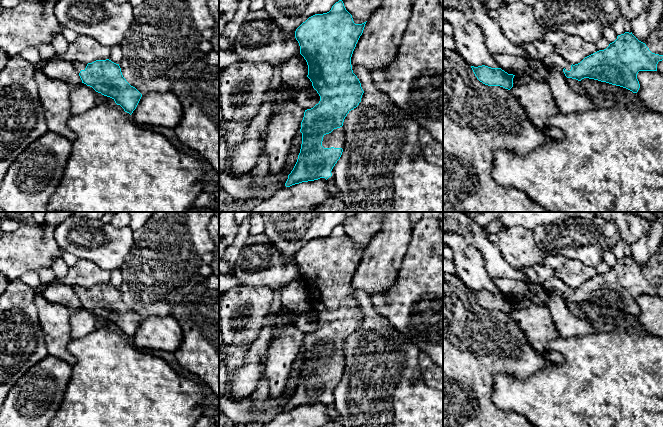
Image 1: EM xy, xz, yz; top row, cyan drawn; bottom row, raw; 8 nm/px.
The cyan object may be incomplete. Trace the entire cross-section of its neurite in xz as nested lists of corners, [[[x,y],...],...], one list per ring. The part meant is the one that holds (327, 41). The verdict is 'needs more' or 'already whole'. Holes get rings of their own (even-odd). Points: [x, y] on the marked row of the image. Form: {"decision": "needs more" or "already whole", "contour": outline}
{"decision": "needs more", "contour": [[[339,0],[329,12],[309,17],[295,31],[300,54],[308,65],[307,77],[319,94],[320,101],[304,112],[300,129],[301,149],[297,162],[288,175],[286,187],[320,178],[327,180],[332,176],[331,171],[340,159],[344,148],[345,133],[342,128],[344,119],[359,105],[364,93],[359,79],[353,73],[351,57],[365,24],[366,22],[355,24],[343,1]]]}

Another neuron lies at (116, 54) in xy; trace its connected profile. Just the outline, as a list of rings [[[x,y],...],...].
[[[114,46],[111,48],[111,54],[109,60],[112,62],[119,64],[122,59],[122,51],[119,46]]]

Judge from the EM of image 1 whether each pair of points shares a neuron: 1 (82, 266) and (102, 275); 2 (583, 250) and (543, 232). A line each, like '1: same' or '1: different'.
1: same
2: same

